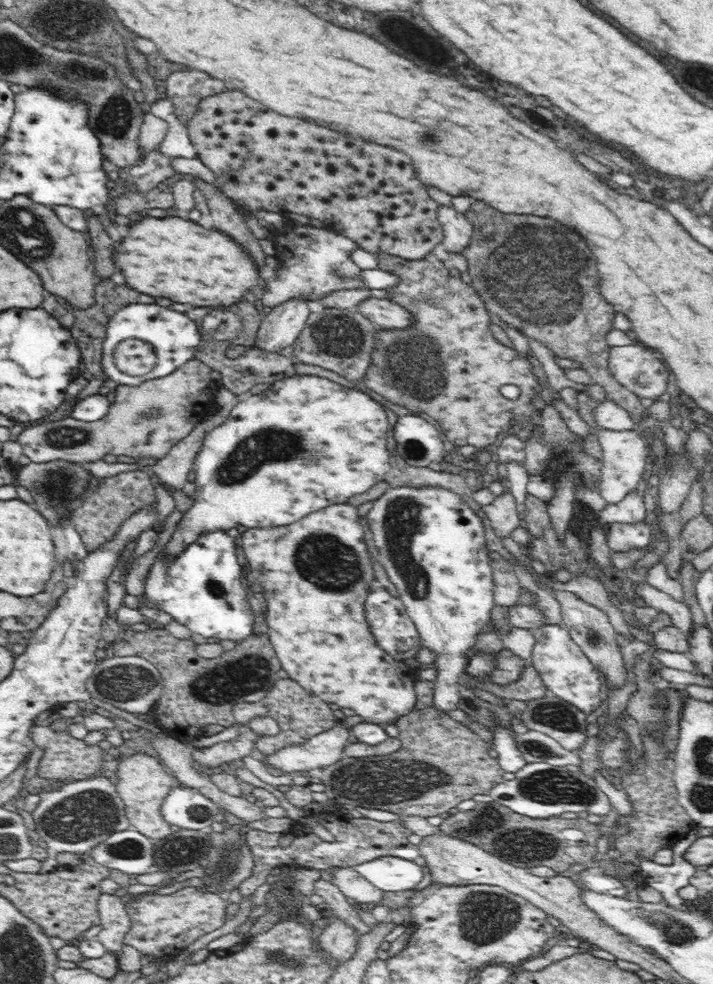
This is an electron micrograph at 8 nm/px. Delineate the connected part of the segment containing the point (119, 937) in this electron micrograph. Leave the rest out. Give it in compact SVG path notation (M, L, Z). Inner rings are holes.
M100 894L98 909L102 931L96 936L96 940L104 945L106 952L114 952L120 958L123 956L124 936L131 928L130 916L115 894Z

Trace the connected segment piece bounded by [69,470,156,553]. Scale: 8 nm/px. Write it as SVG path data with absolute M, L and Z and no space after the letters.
M132 470L132 472L122 472L99 480L99 487L86 494L83 503L73 510L69 518L89 553L111 542L112 534L119 530L124 518L129 518L142 506L156 502L154 484L144 471Z

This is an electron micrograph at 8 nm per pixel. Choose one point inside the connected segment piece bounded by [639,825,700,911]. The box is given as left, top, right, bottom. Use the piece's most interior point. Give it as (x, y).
(667, 880)

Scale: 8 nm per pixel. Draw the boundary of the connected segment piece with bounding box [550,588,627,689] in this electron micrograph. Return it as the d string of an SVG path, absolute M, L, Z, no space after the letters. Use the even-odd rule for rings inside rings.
M550 588L550 591L561 604L562 623L569 630L572 640L580 645L582 652L591 660L595 668L605 673L608 689L620 689L627 681L627 672L624 668L626 662L623 661L623 653L617 644L618 633L611 625L607 613L584 602L573 592L558 591L554 588Z

